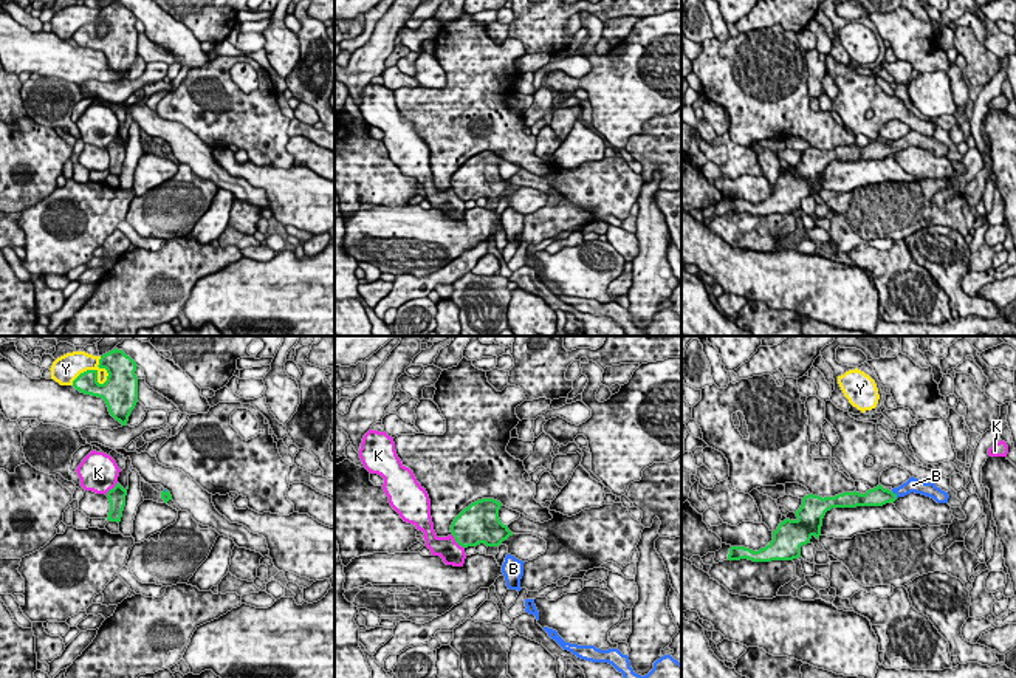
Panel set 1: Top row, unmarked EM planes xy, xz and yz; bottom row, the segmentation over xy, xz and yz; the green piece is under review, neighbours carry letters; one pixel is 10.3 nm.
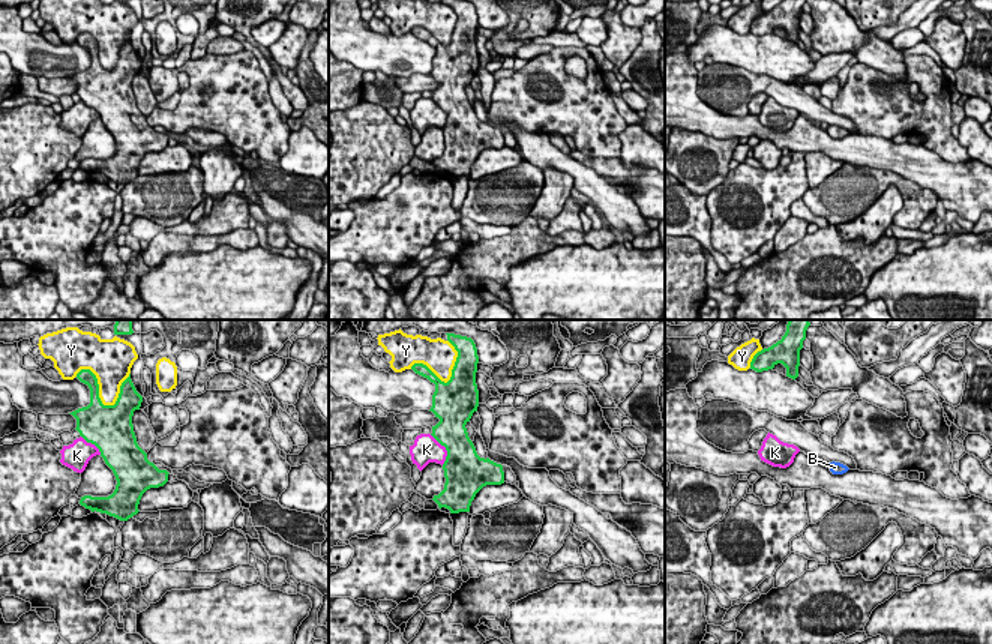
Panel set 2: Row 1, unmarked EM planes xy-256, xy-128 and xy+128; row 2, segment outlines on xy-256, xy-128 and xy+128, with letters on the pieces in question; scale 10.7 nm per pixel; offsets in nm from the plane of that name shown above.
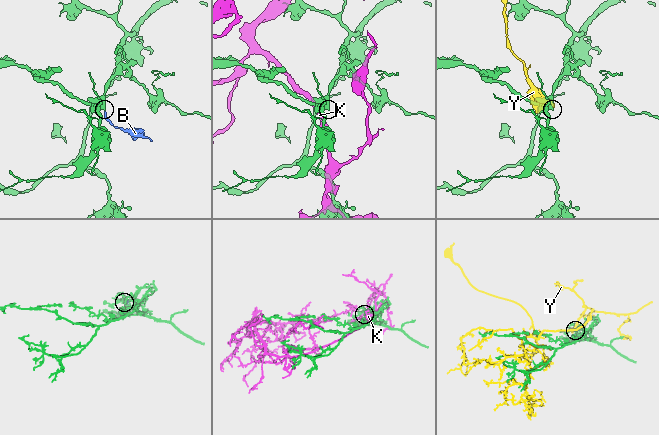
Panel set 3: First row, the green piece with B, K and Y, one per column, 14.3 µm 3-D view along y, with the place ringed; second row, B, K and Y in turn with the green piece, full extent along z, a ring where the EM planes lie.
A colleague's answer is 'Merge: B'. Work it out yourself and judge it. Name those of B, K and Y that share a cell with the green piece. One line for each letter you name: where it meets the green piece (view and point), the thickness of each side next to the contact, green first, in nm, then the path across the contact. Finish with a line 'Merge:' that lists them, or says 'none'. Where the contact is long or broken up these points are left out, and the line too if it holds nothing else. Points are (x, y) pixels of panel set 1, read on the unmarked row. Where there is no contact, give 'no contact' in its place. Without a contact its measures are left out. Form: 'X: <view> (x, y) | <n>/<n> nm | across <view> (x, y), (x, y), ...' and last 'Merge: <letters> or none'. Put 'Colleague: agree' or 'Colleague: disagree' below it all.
B: yz (894, 147) | 200/160 nm | across yz (878, 149), (894, 147), (913, 138)
Merge: B
Colleague: agree

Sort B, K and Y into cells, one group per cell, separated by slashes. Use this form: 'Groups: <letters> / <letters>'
Groups: B / K / Y

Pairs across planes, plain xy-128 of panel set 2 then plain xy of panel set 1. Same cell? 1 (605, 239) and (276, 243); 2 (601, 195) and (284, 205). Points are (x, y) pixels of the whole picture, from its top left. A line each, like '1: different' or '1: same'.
1: different
2: different

